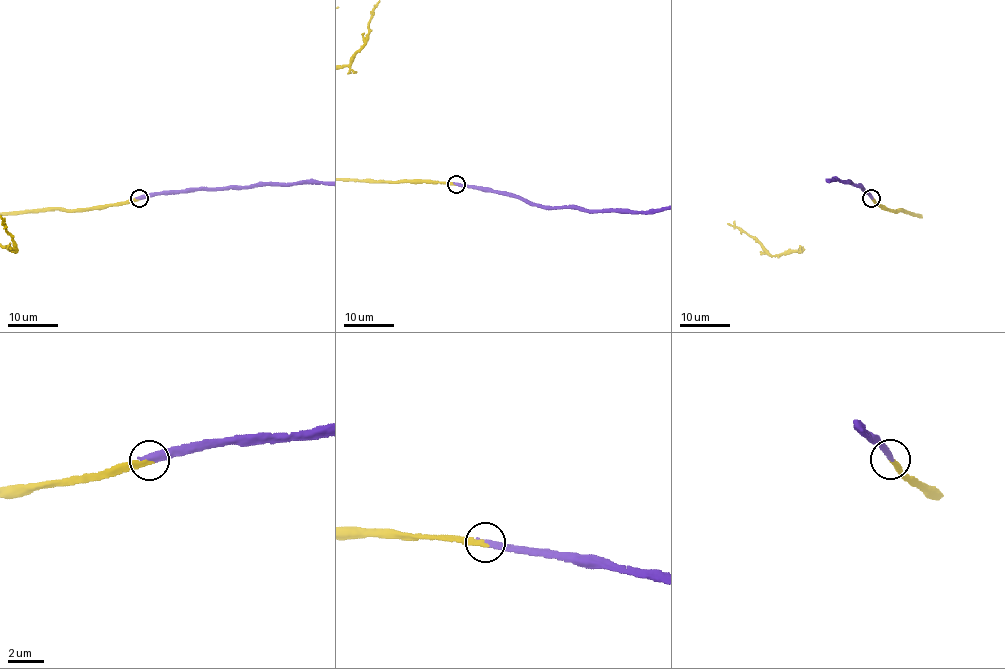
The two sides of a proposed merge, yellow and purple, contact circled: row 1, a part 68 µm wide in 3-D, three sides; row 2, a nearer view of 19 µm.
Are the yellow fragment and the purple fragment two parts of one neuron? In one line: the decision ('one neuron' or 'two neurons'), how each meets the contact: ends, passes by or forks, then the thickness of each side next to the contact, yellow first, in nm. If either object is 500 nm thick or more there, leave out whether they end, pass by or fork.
one neuron; yellow ends; purple ends; calibres 280 and 360 nm

